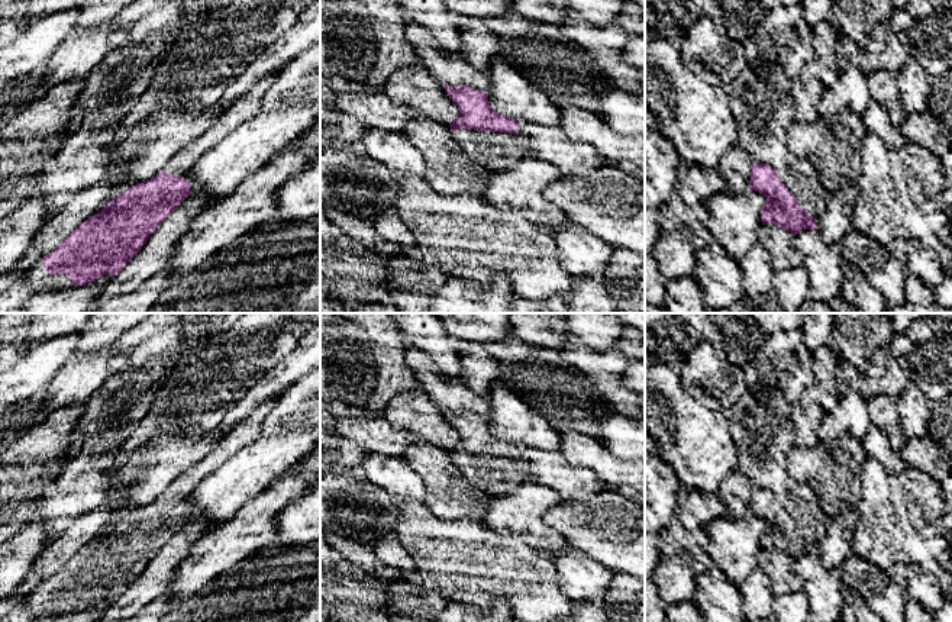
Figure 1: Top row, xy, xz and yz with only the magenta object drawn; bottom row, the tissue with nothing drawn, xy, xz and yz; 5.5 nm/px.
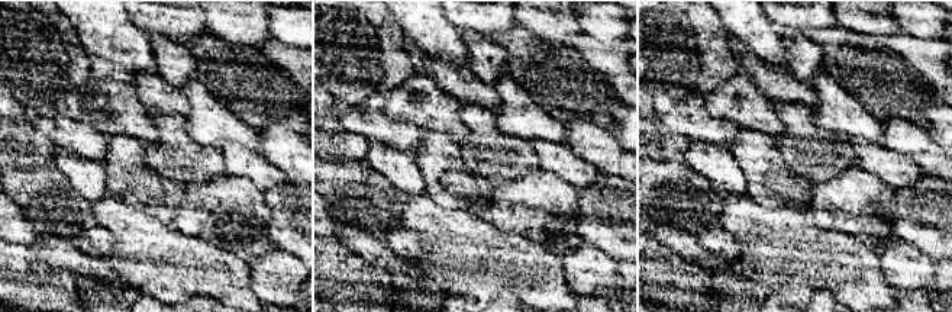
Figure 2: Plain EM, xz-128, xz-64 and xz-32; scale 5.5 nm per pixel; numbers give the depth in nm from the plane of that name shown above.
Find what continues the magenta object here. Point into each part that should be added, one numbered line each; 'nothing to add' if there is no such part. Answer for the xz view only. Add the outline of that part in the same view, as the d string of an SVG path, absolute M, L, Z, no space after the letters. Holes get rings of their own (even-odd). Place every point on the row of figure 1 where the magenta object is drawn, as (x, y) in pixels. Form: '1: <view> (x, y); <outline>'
1: xz (496, 151); M459 129L452 133L474 164L493 173L507 170L529 157L530 139L522 135Z

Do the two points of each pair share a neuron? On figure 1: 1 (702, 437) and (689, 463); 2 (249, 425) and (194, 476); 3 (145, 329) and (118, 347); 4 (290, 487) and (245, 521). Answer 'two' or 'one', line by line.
1: one
2: one
3: one
4: one

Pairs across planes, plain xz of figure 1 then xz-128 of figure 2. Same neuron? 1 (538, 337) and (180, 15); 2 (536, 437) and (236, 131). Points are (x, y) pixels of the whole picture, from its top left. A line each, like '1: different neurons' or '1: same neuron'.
1: different neurons
2: same neuron

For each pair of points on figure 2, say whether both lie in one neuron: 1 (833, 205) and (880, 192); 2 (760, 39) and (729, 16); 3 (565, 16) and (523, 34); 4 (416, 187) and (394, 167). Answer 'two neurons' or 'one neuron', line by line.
1: one neuron
2: one neuron
3: two neurons
4: one neuron

